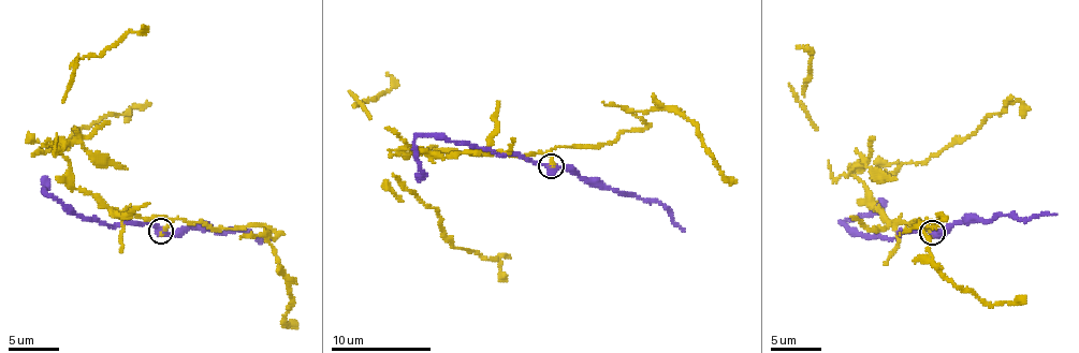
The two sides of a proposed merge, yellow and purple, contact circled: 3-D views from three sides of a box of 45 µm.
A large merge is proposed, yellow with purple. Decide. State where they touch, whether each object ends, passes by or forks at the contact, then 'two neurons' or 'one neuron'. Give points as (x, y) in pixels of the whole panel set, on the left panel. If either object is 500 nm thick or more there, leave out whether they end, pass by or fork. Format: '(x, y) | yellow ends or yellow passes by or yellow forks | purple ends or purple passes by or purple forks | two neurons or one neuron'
(161, 231) | yellow ends | purple passes by | two neurons

